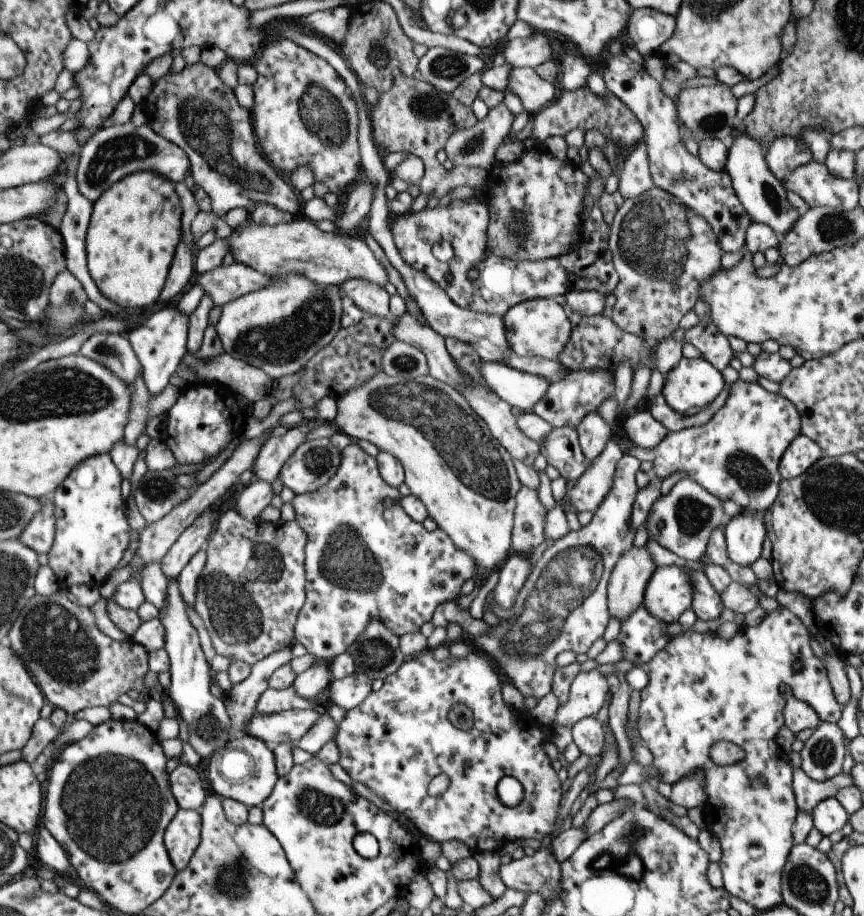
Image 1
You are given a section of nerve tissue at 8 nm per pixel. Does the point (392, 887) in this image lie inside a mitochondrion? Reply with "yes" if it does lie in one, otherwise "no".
no

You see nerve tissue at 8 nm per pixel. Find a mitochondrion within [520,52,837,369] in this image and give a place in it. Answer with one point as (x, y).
(655, 238)

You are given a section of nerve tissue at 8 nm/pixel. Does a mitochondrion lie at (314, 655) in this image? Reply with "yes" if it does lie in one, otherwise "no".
no

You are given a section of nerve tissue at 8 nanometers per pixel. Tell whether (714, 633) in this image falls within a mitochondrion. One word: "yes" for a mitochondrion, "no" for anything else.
no

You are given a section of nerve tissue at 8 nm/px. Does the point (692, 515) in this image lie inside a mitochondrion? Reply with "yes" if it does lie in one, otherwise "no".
yes

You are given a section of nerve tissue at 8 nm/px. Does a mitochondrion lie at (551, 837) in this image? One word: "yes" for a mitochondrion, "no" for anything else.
no

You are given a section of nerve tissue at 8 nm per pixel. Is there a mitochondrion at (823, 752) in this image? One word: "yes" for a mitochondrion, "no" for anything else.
yes

